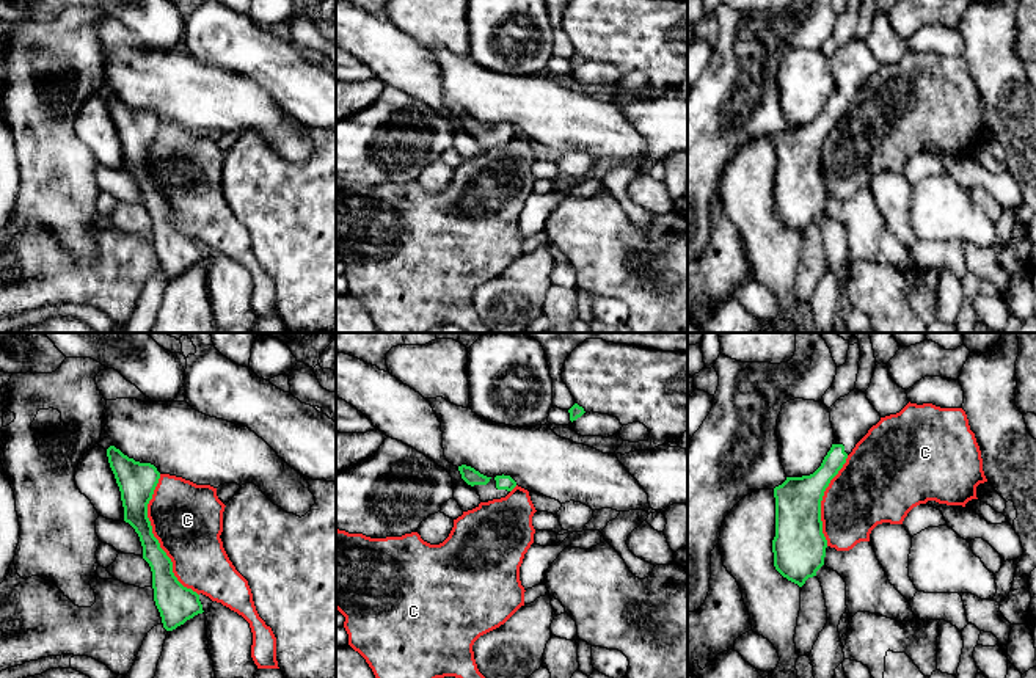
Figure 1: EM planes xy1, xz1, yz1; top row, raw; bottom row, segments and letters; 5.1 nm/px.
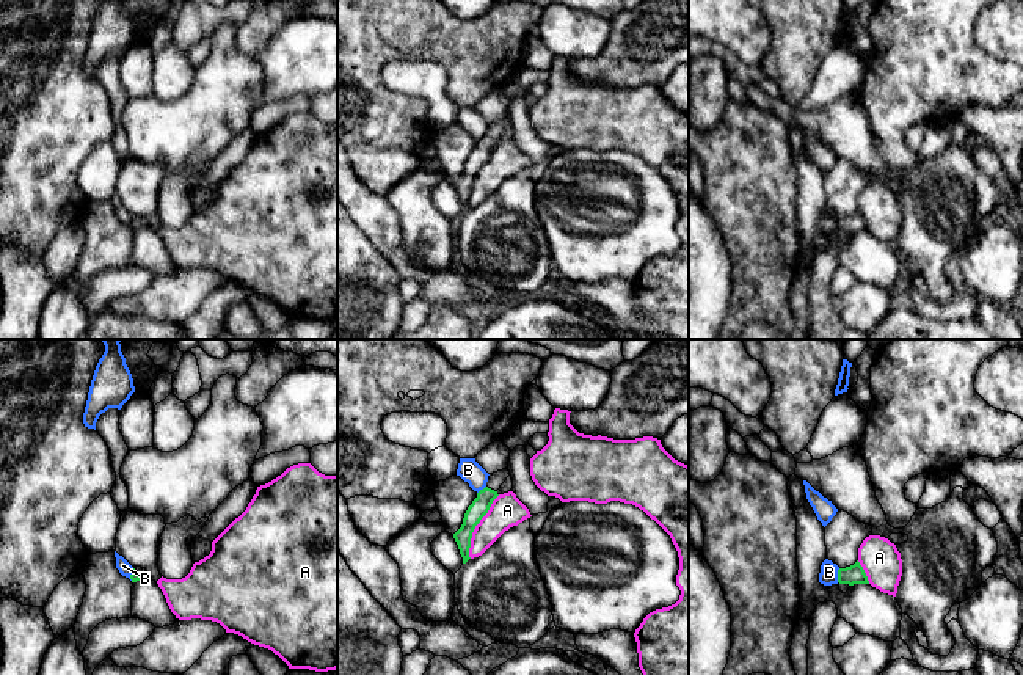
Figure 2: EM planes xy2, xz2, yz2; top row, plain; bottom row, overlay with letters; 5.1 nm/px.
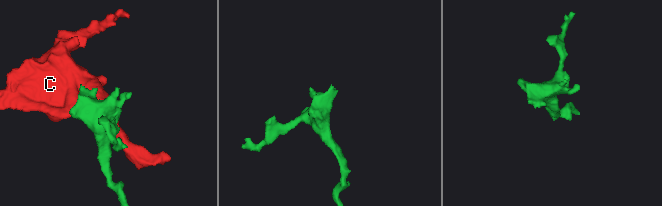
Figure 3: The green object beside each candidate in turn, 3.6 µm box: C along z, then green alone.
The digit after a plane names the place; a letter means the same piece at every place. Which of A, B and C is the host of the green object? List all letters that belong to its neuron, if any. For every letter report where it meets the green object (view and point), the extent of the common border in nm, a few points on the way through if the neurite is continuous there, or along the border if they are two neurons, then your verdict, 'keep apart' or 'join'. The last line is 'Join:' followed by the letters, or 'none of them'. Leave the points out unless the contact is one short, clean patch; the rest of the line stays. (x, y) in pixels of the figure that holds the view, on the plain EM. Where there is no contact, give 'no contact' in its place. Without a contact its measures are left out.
A: xz2 (476, 173) | 360 nm | along xz2 (499, 143), (473, 181), (469, 206) | keep apart
B: yz2 (838, 223) | 70 nm | along yz2 (840, 217), (837, 229) | keep apart
C: xy1 (154, 185) | 650 nm | keep apart
Join: none of them

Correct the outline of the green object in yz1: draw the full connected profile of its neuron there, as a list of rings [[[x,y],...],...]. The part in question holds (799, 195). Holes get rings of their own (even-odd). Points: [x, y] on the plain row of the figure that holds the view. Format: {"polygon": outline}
{"polygon": [[[859,38],[840,46],[829,61],[835,88],[821,115],[810,124],[786,126],[782,133],[774,137],[774,215],[799,235],[808,226],[816,224],[824,213],[827,196],[821,170],[824,140],[855,93],[881,69],[881,63],[870,52],[866,42]]]}

